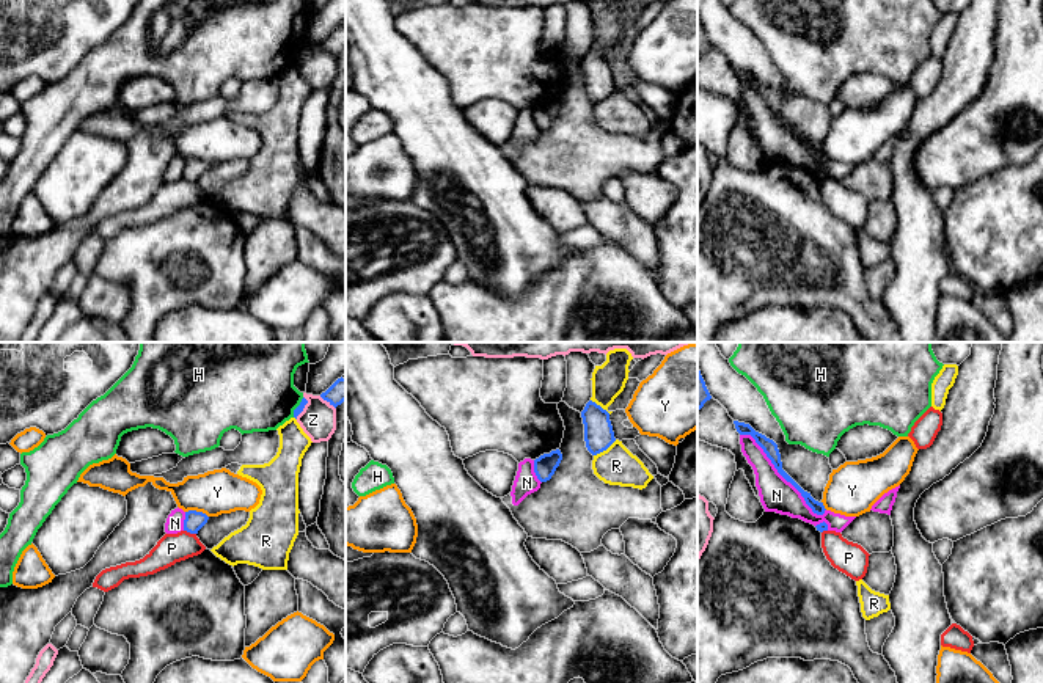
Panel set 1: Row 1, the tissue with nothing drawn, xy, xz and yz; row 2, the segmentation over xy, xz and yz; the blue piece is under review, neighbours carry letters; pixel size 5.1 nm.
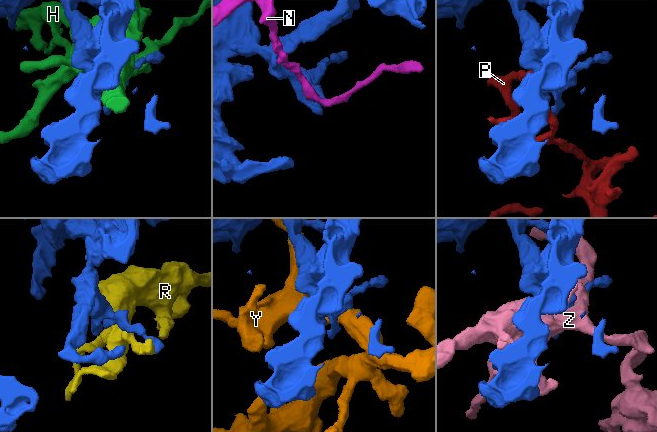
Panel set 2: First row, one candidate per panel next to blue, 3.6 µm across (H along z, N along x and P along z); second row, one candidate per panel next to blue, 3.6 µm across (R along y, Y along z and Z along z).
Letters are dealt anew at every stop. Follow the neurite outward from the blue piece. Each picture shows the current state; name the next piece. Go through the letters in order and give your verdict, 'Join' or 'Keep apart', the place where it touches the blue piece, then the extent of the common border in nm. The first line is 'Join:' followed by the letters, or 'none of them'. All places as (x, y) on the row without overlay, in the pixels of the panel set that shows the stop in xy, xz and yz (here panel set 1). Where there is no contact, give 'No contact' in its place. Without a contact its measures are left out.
Join: none of them
H: Keep apart. Touches blue at xy (297, 55). Shared border 120 nm
N: Keep apart. Touches blue at yz (781, 123). Shared border 600 nm
P: Keep apart. Touches blue at xy (190, 181). Shared border 70 nm
R: Keep apart. Touches blue at xz (605, 98). Shared border 150 nm
Y: Keep apart. Touches blue at xy (195, 159). Shared border 120 nm
Z: Keep apart. Touches blue at xy (303, 55). Shared border 130 nm

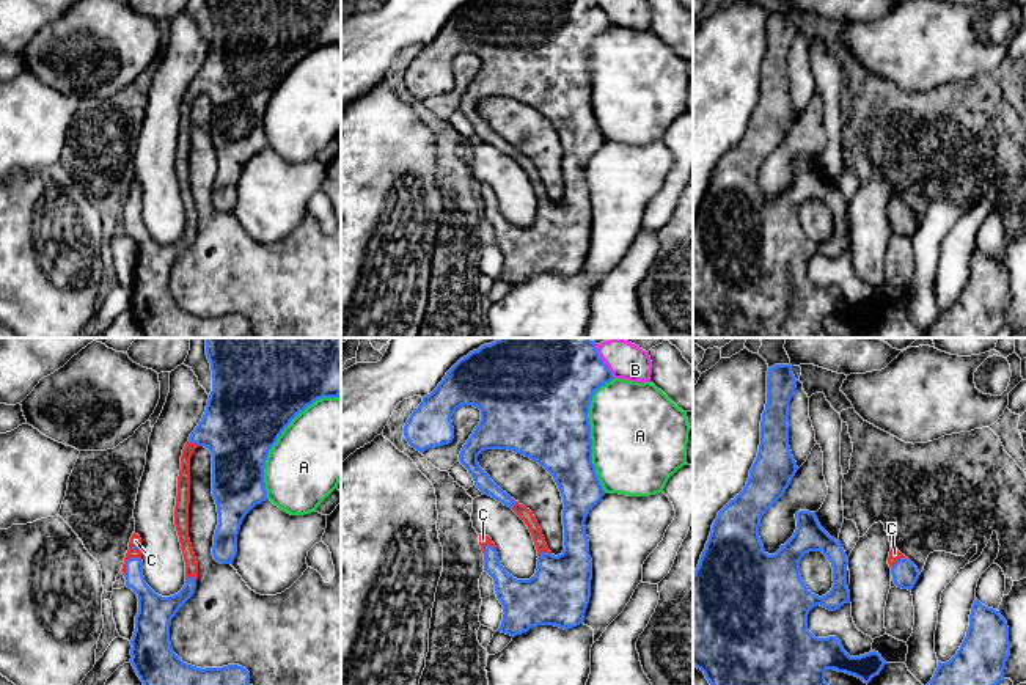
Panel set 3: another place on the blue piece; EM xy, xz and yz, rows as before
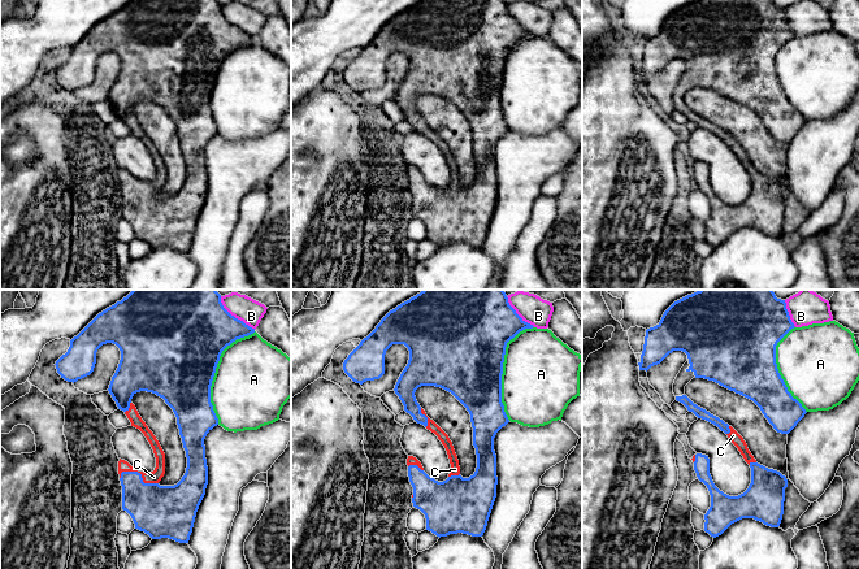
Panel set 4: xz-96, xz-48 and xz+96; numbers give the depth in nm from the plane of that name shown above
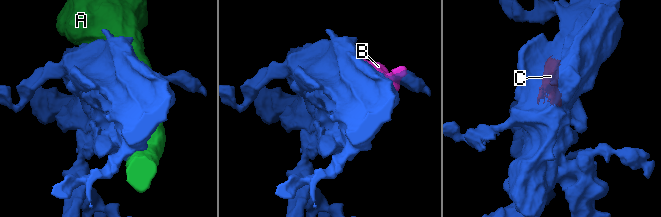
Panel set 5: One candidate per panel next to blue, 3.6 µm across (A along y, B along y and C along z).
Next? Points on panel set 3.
Join: C
A: Keep apart. Touches blue at xy (278, 84). Shared border 650 nm
B: Keep apart. Touches blue at xz (605, 13). Shared border 170 nm
C: Join. Touches blue at xy (126, 211). Shared border 130 nm

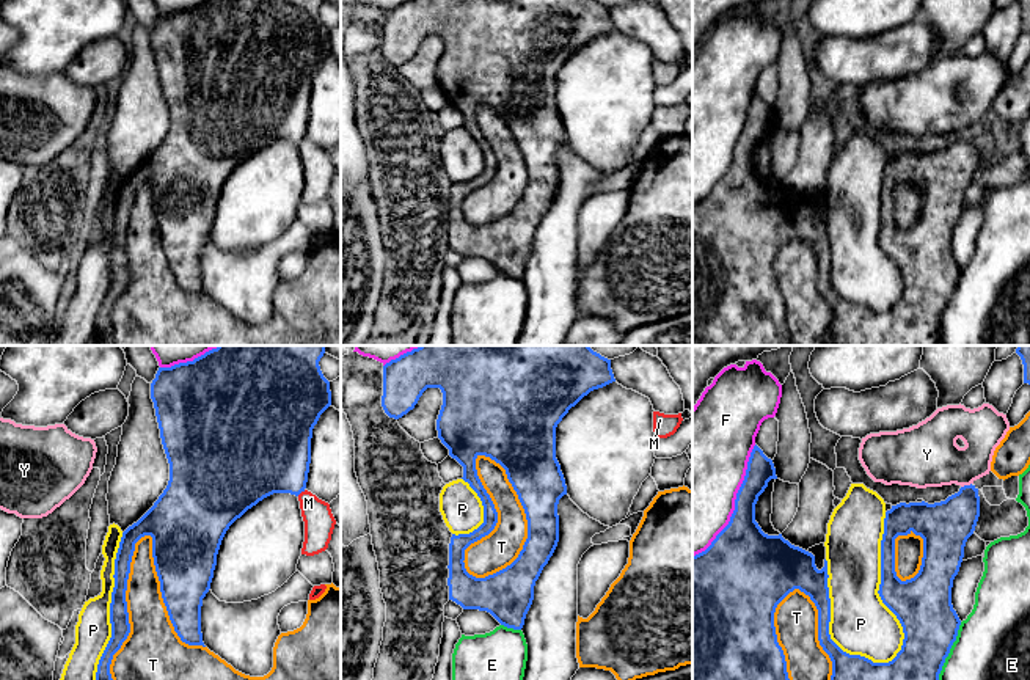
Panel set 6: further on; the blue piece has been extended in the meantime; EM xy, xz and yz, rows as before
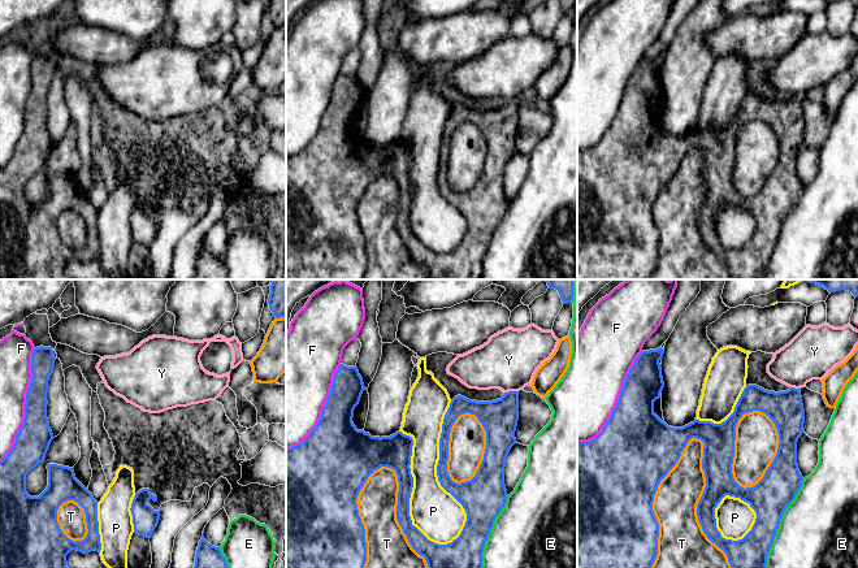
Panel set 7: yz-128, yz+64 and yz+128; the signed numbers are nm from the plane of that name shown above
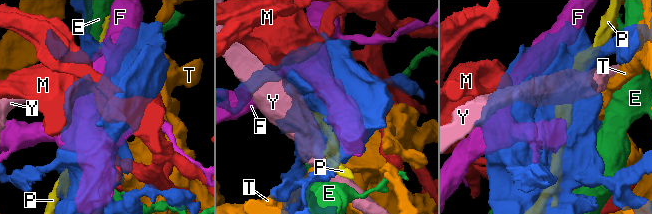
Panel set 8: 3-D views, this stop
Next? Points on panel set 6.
Join: none of them
E: Keep apart. Touches blue at yz (944, 308). Shared border 400 nm
F: Keep apart. Touches blue at yz (735, 151). Shared border 650 nm
M: Keep apart. Touches blue at xy (300, 140). Shared border 50 nm
P: Keep apart. Touches blue at yz (880, 244). Shared border 800 nm
T: Keep apart. Touches blue at xy (127, 261). Shared border 850 nm
Y: Keep apart. Touches blue at yz (966, 134). Shared border 60 nm

